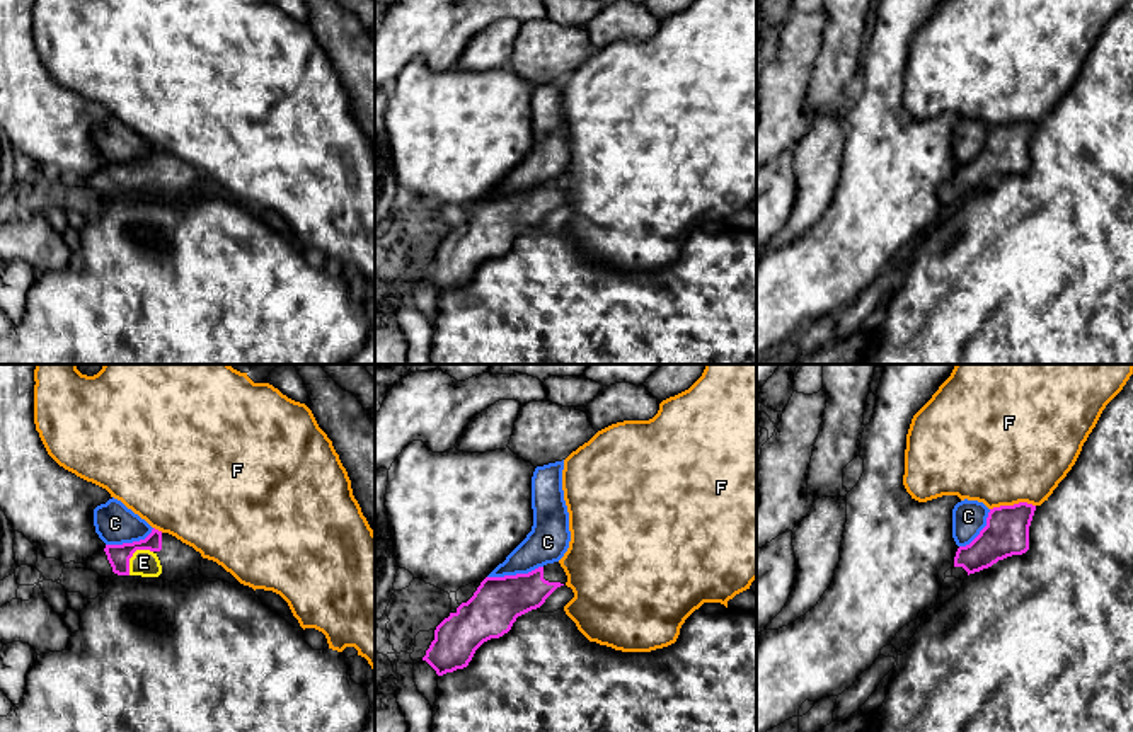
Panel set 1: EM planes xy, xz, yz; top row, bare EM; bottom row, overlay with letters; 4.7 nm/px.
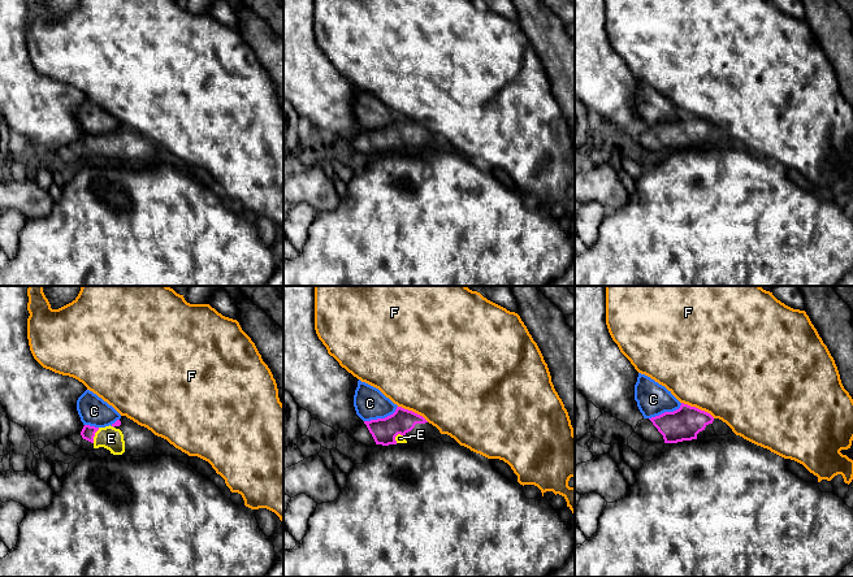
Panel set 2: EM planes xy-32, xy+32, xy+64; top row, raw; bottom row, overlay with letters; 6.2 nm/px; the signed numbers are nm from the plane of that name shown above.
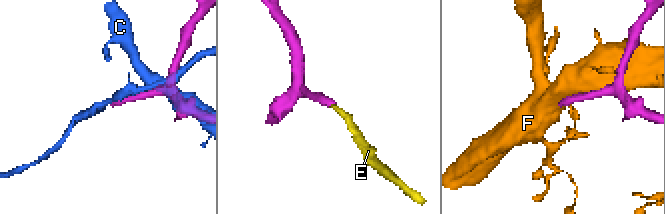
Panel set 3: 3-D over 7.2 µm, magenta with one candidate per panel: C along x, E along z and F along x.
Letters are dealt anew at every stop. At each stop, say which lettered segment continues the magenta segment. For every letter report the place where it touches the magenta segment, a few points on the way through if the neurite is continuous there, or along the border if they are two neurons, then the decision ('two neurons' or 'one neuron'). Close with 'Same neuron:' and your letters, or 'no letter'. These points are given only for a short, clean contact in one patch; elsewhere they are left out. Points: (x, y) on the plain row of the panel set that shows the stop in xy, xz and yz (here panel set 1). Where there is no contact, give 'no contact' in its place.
C: xz (517, 193) | two neurons
E: xy (132, 174) | across xy (118, 174), (132, 174), (143, 181) | one neuron
F: yz (1014, 123) | two neurons
Same neuron: E

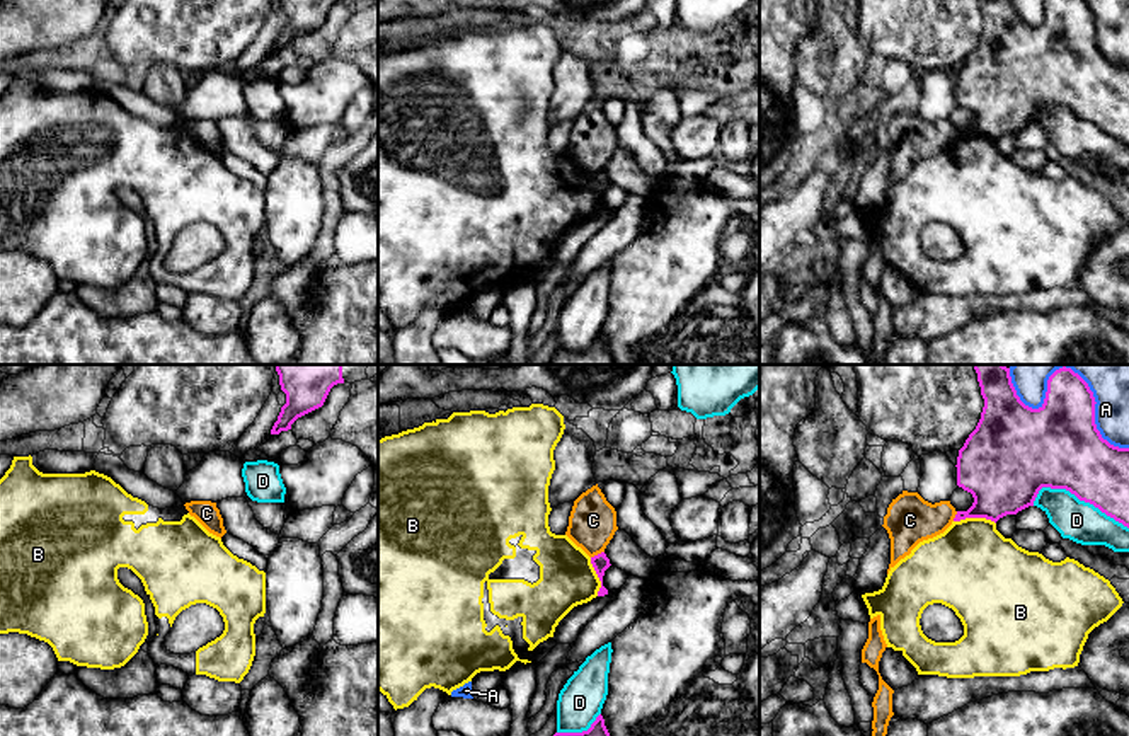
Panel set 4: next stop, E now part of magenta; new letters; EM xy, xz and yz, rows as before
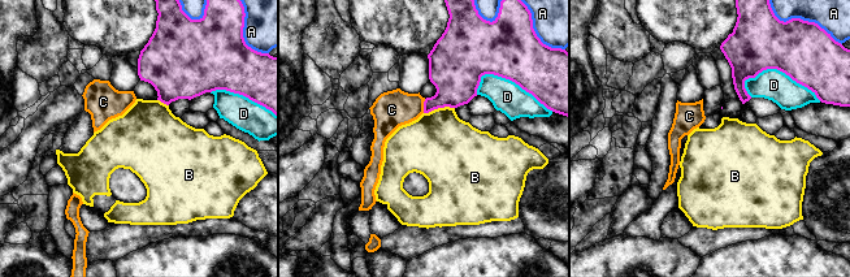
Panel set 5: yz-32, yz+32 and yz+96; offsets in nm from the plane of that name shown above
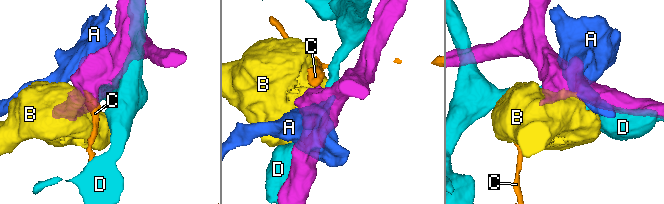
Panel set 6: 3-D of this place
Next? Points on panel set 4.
A: yz (1094, 41) | two neurons
B: yz (974, 135) | two neurons
C: xz (598, 172) | along xz (603, 169), (591, 176) | two neurons
D: yz (1078, 116) | two neurons
Same neuron: no letter

